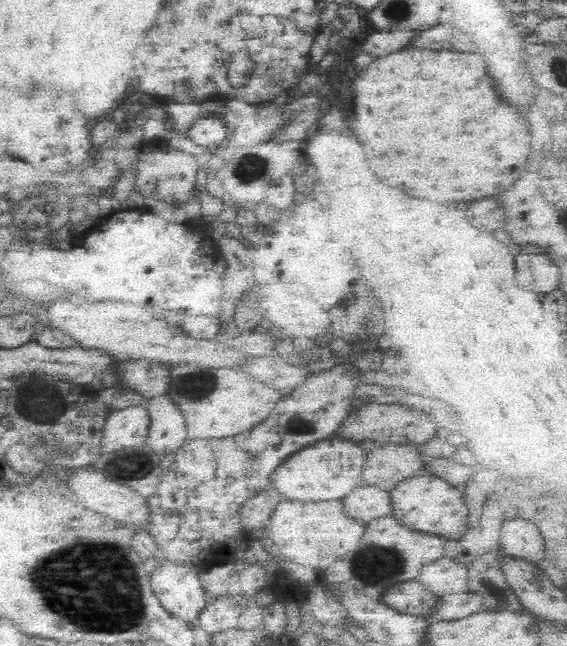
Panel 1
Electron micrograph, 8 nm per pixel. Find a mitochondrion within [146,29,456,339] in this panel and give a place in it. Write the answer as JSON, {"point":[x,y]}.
{"point":[244,172]}

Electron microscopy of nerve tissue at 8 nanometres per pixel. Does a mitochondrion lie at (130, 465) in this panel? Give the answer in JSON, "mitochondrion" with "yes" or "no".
{"mitochondrion":"yes"}

